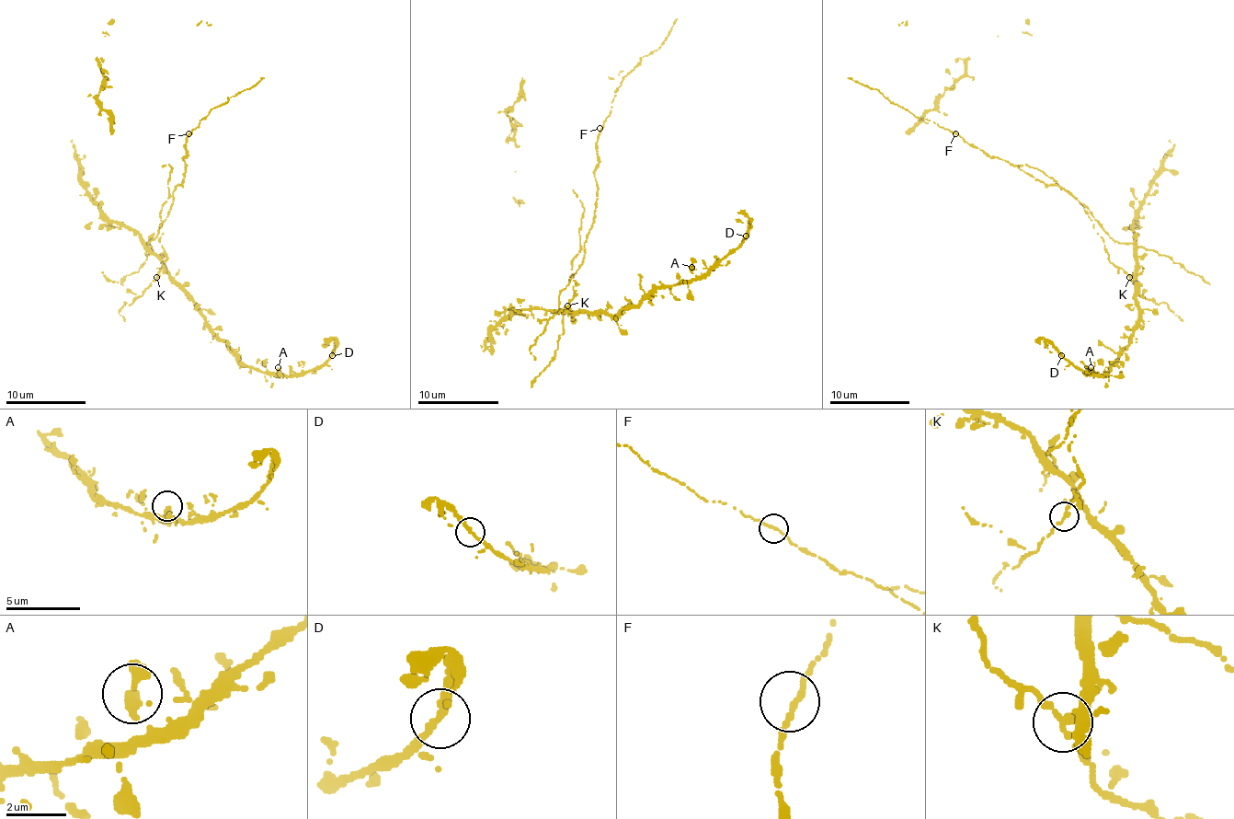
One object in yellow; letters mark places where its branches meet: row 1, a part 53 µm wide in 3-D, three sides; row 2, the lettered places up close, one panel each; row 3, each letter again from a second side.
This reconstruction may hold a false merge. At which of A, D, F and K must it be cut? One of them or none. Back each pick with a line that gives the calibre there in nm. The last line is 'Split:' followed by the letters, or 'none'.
K: 280 nm
Split: K

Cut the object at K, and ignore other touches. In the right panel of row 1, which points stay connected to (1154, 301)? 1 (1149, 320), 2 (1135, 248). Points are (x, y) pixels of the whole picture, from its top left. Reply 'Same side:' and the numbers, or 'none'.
Same side: none

